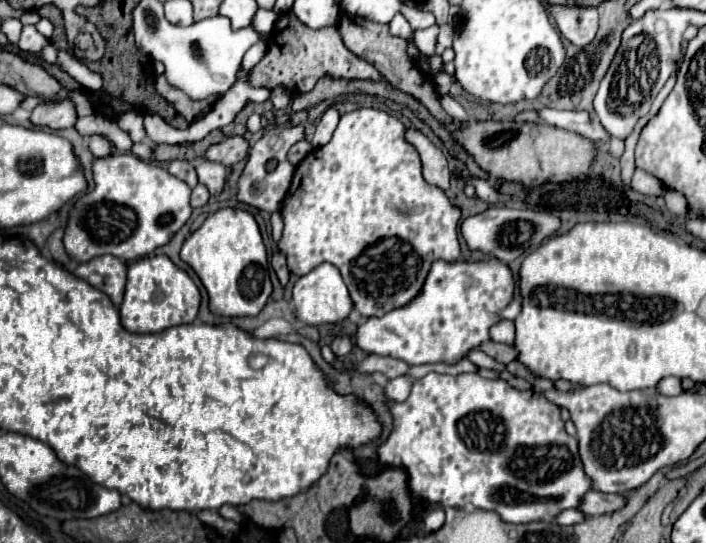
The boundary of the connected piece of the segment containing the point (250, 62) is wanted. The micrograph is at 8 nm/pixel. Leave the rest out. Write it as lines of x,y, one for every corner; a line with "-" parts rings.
257,41
257,43
245,53
245,59
243,59
242,66
247,73
257,65
257,61
261,61
261,57
265,55
265,49
267,49
267,43
265,43
265,41

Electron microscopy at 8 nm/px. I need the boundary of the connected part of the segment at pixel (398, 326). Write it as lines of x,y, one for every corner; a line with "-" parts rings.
499,259
489,261
435,261
425,277
417,297
407,305
385,313
383,317
369,317
359,325
353,343
367,353
401,359
409,365
447,363
455,365
467,357
469,351
487,343
489,329
501,321
501,311
515,295
513,271

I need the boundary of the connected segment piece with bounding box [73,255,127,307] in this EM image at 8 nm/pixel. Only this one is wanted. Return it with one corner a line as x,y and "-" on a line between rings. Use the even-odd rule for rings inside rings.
101,255
91,261
79,263
73,269
73,275
81,277
89,285
107,293
115,307
121,305
125,281
127,281
127,265
121,259
117,259
113,255

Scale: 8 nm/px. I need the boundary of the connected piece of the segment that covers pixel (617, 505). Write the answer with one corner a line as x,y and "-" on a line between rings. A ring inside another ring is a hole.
589,491
585,495
585,501
581,503
579,509
583,509
589,517
593,517
593,515
605,515
605,513
613,513
617,509
623,509
625,503
627,503
627,497
625,495

